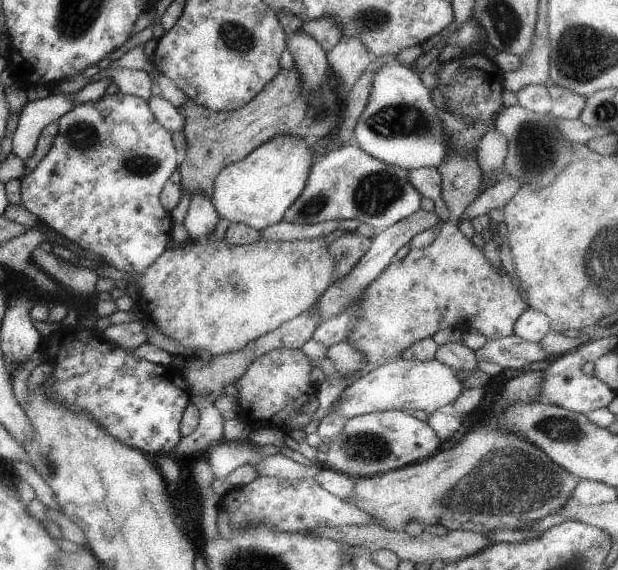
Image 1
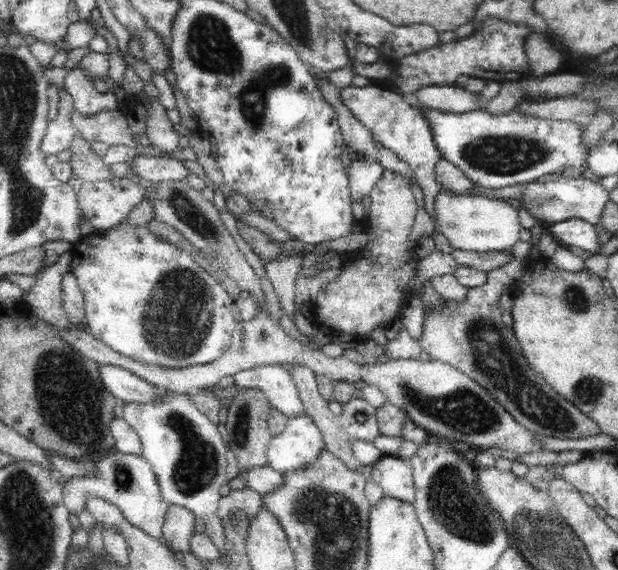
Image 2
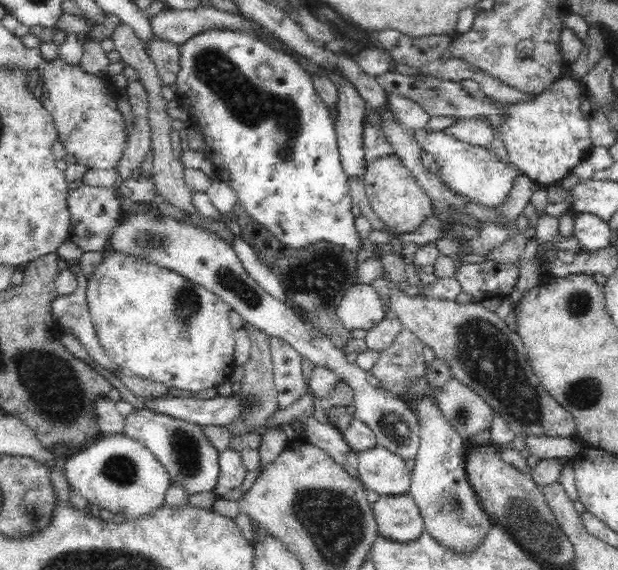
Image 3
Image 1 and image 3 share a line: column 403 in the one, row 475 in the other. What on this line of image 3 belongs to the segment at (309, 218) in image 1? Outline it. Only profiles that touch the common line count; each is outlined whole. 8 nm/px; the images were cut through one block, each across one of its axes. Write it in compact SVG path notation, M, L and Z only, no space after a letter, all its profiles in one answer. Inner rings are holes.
M148 408L134 409L132 414L124 417L124 433L127 436L135 438L135 440L138 440L141 444L144 444L148 450L156 456L156 459L164 468L168 470L171 482L182 484L191 496L198 492L210 492L214 490L220 470L220 467L218 467L218 451L203 435L200 426L192 425L184 420L173 418L166 414L156 413Z

